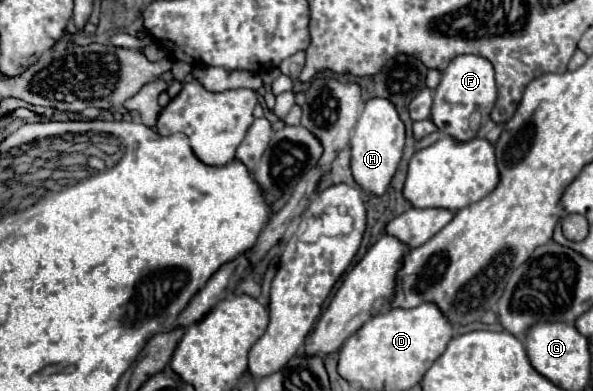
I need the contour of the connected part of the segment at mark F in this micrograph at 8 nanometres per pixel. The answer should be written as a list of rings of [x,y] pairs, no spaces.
[[[473,54],[457,56],[449,62],[445,72],[441,74],[439,86],[435,88],[431,120],[441,132],[453,136],[459,142],[467,142],[475,138],[475,132],[469,126],[471,114],[479,112],[483,122],[487,122],[495,100],[497,100],[497,86],[495,86],[495,74],[493,74],[491,62],[481,56],[473,56]]]

